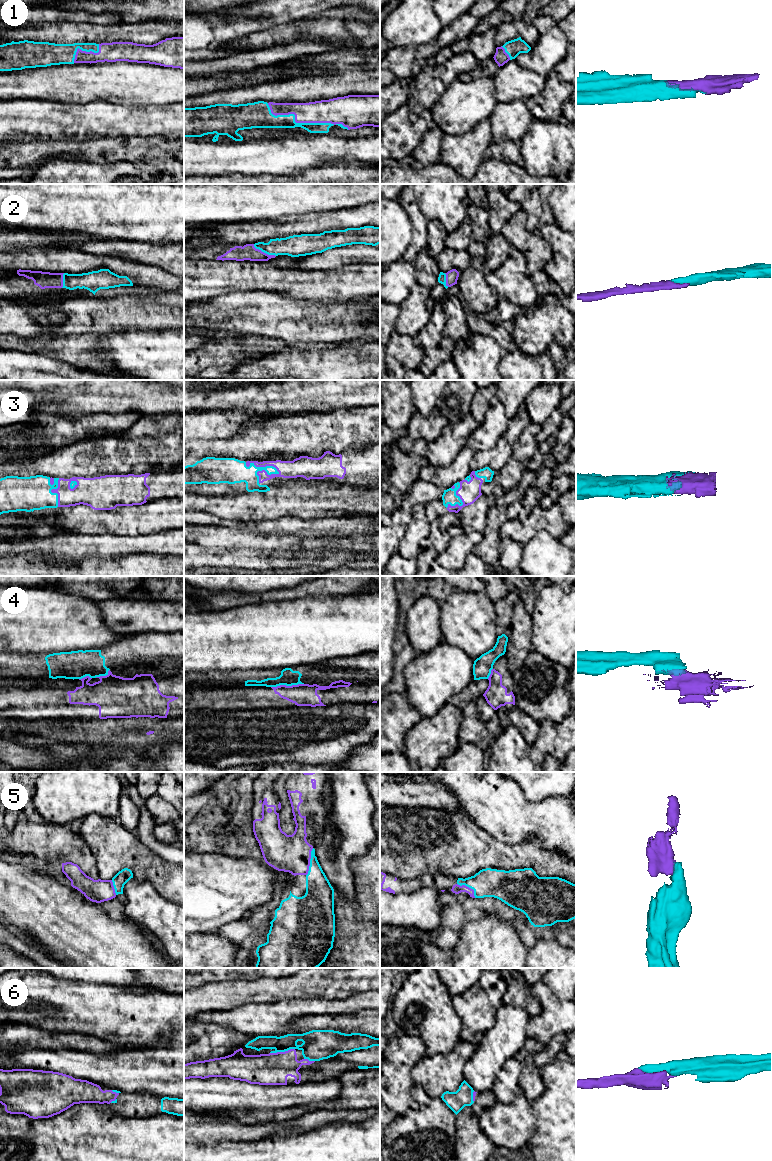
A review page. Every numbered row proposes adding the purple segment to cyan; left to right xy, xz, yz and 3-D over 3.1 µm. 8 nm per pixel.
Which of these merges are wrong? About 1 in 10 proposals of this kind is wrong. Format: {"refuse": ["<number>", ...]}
{"refuse": ["4"]}

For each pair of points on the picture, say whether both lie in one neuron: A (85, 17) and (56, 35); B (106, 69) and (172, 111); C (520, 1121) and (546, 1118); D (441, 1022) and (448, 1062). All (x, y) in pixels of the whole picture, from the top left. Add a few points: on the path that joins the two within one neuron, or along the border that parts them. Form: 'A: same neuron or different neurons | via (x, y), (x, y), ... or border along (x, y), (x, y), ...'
A: different neurons | border along (52, 22), (91, 22), (99, 25)
B: different neurons | border along (173, 102), (142, 105), (140, 107)
C: different neurons | border along (531, 1103), (535, 1131), (528, 1141)
D: different neurons | border along (459, 1038), (456, 1046), (448, 1053), (426, 1055)

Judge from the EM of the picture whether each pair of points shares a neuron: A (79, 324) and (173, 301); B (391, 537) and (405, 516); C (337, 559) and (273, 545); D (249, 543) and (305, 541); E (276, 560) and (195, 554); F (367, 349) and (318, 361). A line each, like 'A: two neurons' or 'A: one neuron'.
A: one neuron
B: two neurons
C: two neurons
D: one neuron
E: one neuron
F: one neuron

